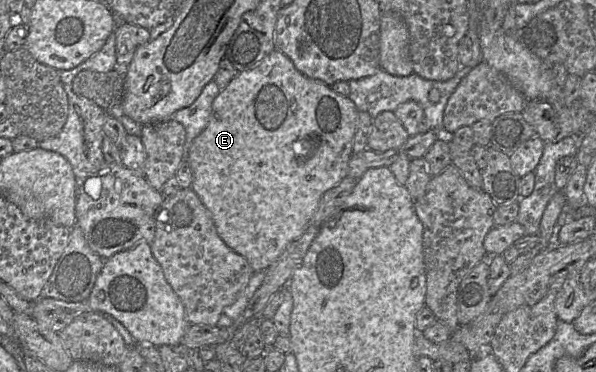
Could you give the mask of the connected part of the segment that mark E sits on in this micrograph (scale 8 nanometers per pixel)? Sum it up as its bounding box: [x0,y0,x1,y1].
[187,49,358,272]

